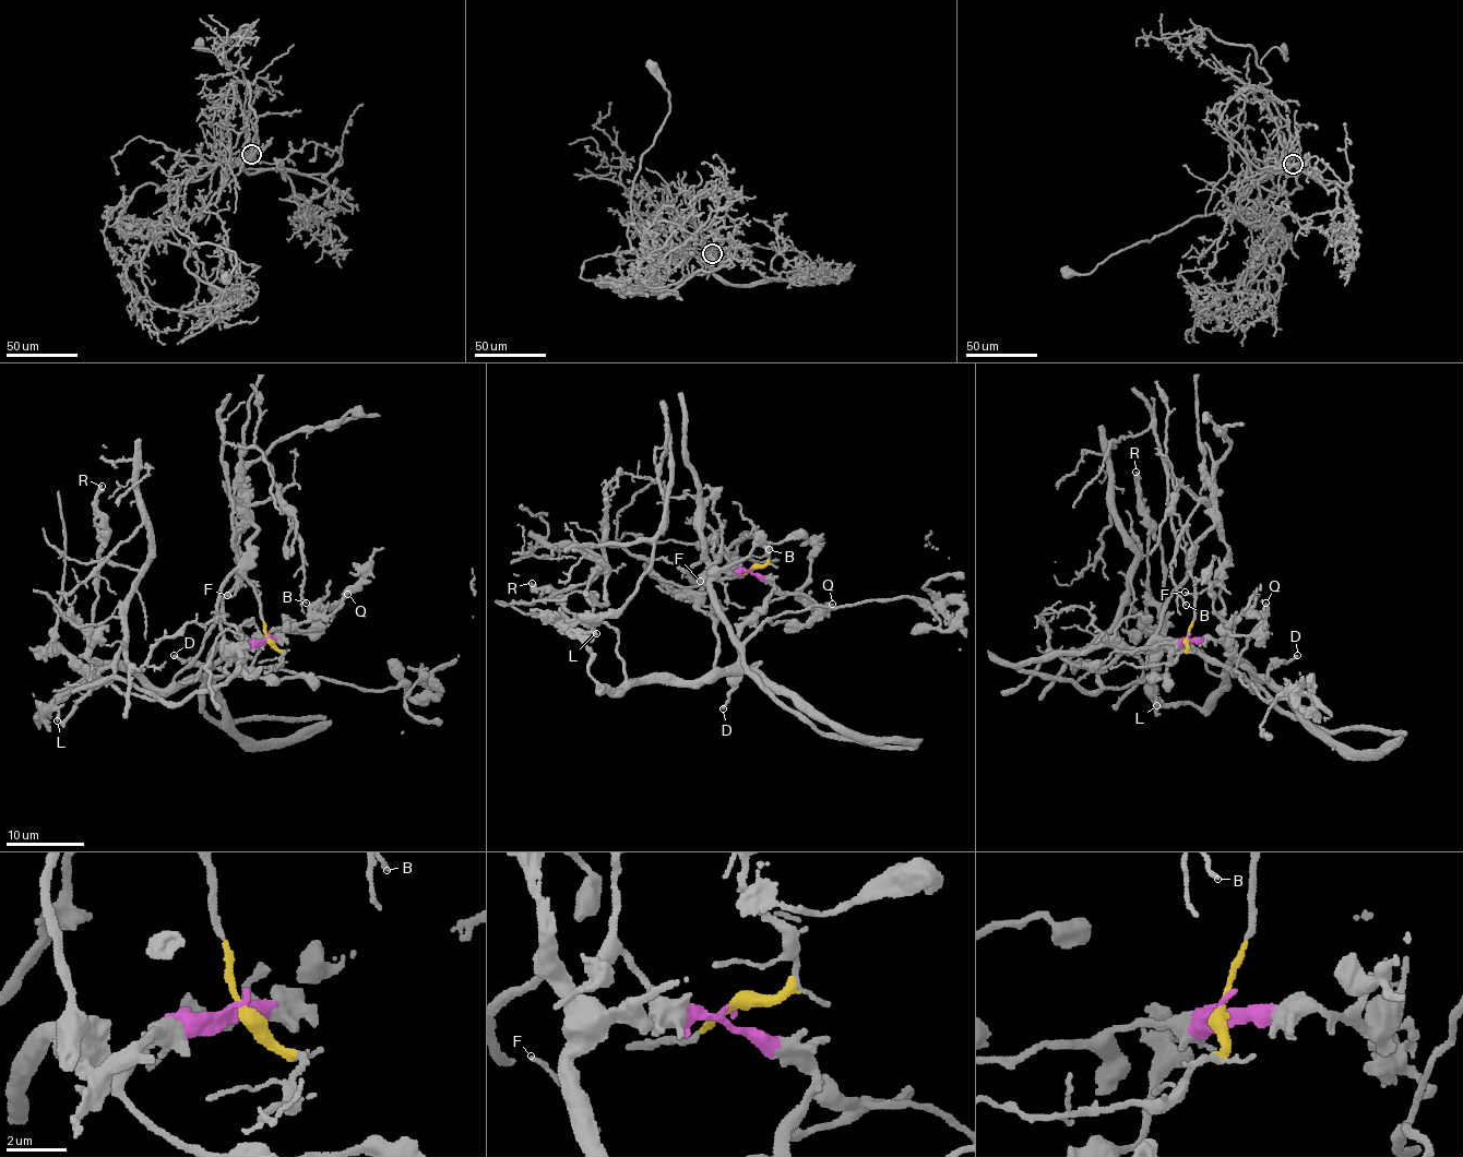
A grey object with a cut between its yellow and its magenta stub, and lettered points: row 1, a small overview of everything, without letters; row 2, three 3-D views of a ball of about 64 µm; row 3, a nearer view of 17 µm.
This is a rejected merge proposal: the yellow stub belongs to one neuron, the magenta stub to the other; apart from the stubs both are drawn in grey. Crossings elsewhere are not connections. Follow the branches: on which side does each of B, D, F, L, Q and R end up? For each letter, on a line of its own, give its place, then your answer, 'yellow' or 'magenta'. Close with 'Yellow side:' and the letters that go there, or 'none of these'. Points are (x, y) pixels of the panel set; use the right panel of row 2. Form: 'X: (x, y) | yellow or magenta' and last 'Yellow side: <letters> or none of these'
B: (1186, 605) | yellow
D: (1297, 655) | magenta
F: (1185, 592) | magenta
L: (1156, 705) | magenta
Q: (1265, 603) | magenta
R: (1136, 472) | magenta
Yellow side: B

